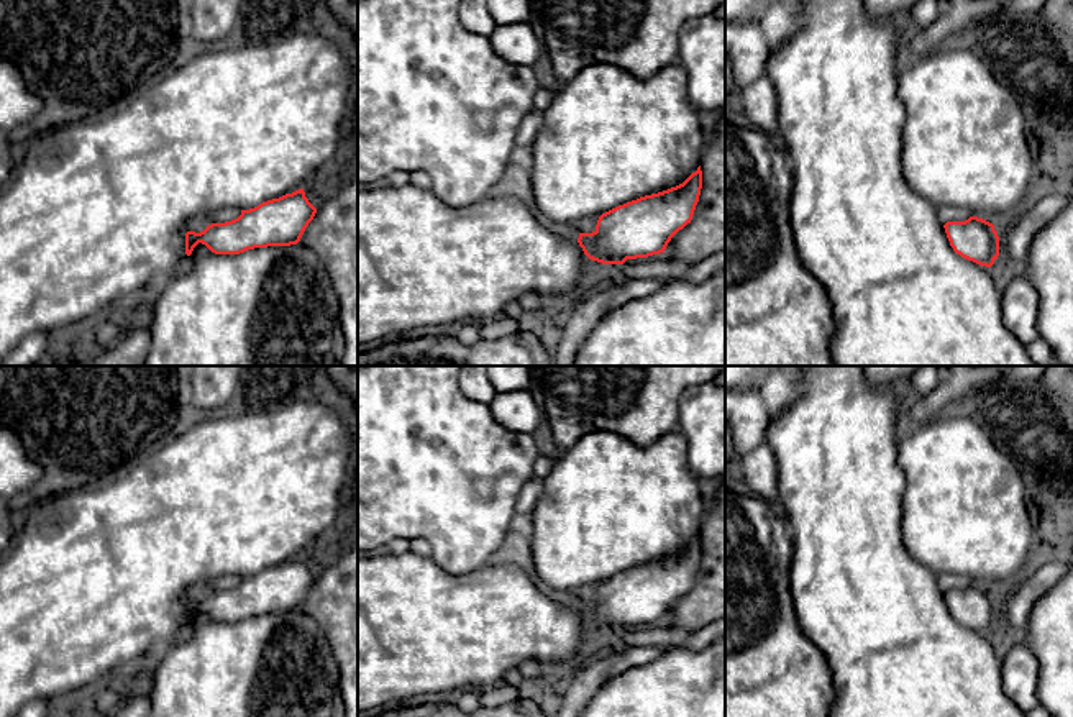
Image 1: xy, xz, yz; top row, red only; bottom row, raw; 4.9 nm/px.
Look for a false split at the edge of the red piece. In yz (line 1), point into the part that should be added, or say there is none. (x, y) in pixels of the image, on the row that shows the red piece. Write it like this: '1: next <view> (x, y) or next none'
1: next none

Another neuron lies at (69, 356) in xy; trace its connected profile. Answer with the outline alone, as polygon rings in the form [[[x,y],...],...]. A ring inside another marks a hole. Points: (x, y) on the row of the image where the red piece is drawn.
[[[66,349],[59,356],[51,359],[48,366],[82,366],[87,354],[87,349]]]

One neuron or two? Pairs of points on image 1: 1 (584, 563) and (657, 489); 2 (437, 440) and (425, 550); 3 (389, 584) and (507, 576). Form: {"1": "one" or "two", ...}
{"1": "one", "2": "two", "3": "one"}

